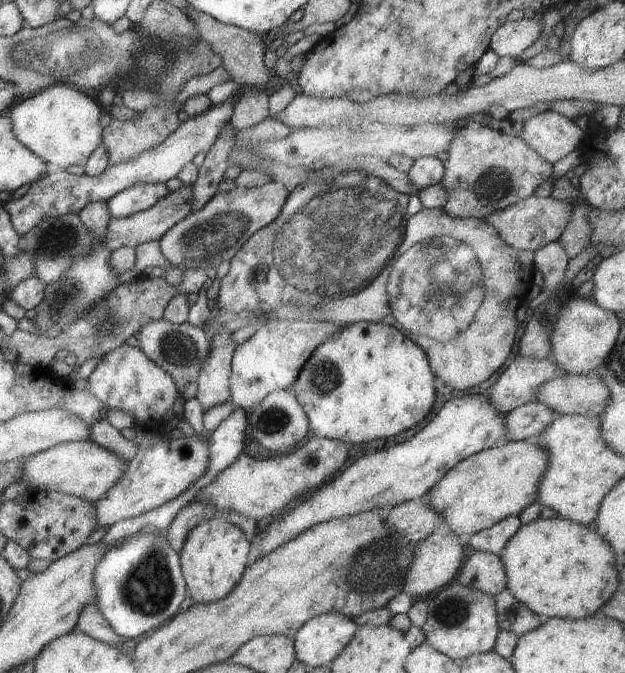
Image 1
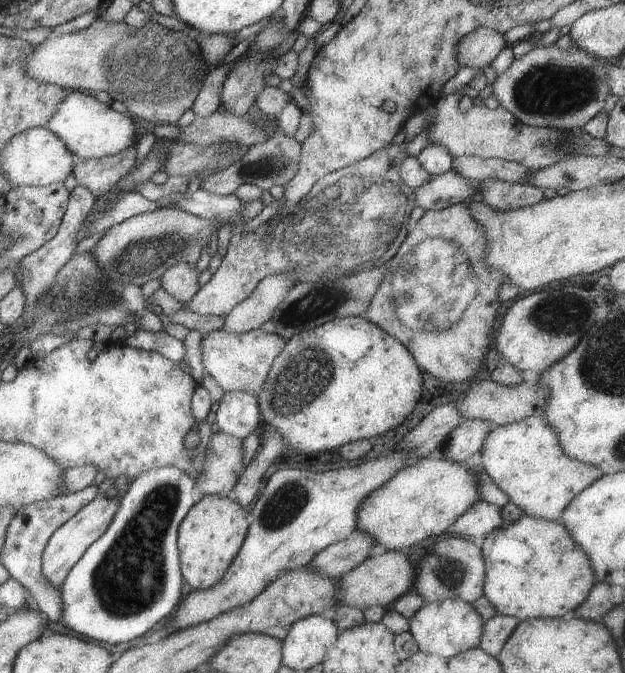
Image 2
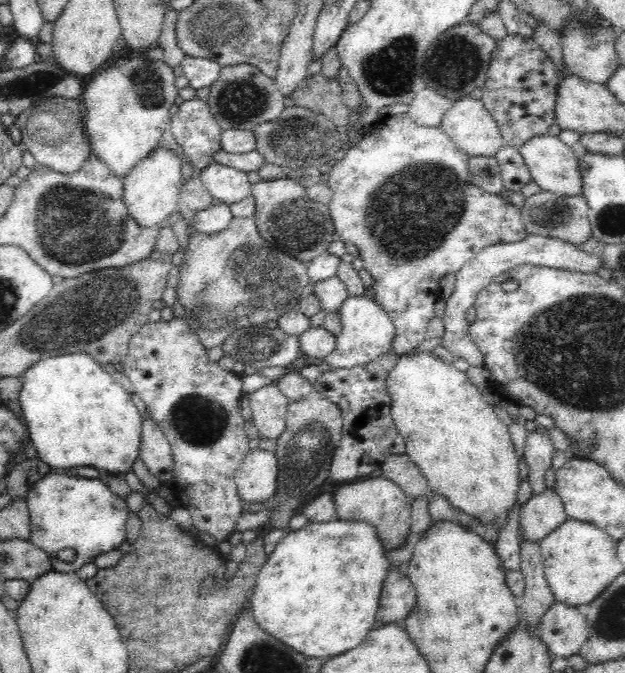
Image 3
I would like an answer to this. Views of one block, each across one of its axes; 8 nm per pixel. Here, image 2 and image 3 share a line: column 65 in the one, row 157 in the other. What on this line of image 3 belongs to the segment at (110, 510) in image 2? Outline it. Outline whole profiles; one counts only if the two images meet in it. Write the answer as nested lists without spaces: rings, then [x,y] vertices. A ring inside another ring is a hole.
[[[540,134],[528,138],[518,149],[524,157],[524,163],[528,165],[532,181],[541,187],[542,191],[550,191],[559,196],[583,194],[583,177],[577,147],[566,145],[558,136]]]

